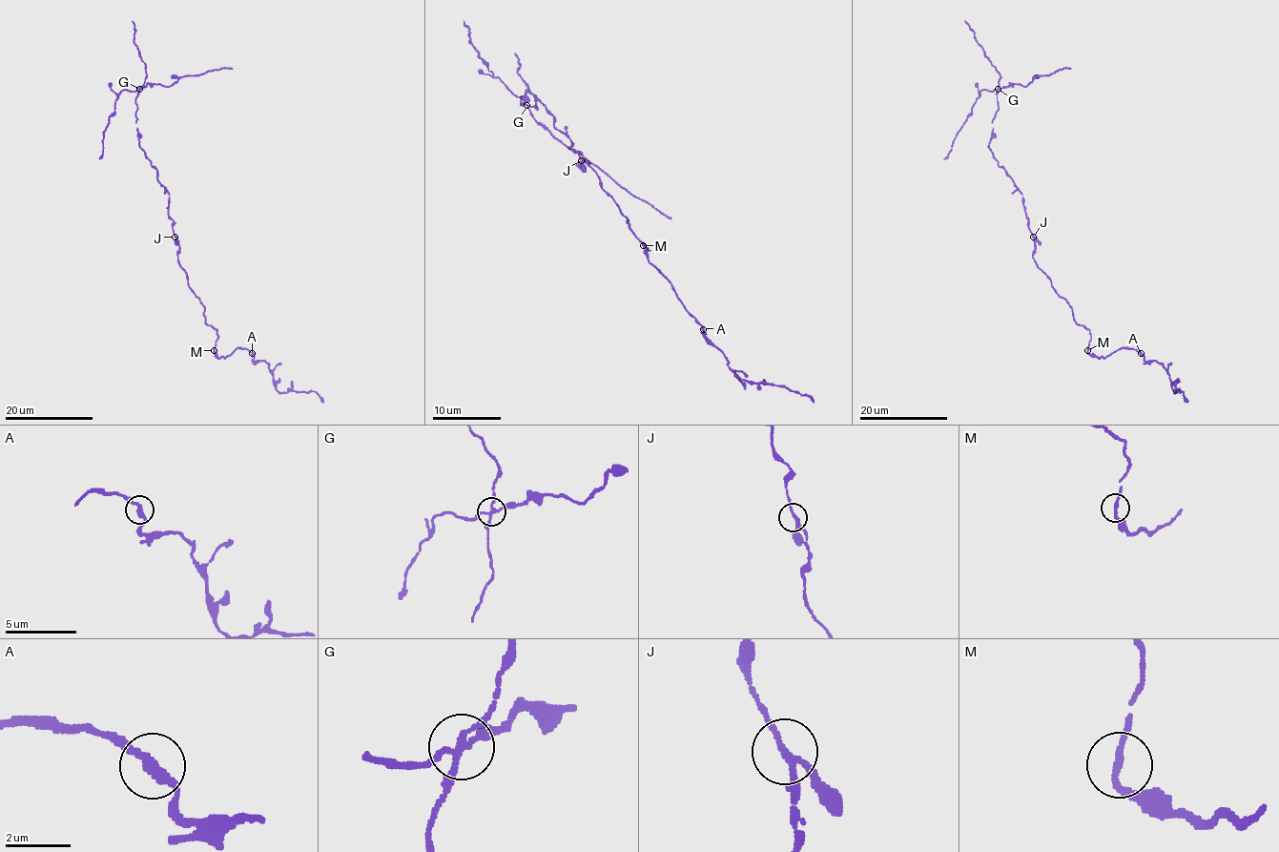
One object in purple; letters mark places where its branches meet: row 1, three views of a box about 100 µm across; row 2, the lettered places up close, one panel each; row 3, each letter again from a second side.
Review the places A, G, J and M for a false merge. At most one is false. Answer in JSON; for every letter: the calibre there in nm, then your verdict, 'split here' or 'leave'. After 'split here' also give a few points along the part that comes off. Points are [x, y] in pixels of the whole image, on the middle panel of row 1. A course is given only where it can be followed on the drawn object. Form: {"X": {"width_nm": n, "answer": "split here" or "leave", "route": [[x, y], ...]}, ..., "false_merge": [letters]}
{"A": {"width_nm": 220, "answer": "leave"}, "G": {"width_nm": 180, "answer": "split here", "route": [[526, 106], [538, 122], [567, 146], [574, 148], [617, 182], [671, 218]]}, "J": {"width_nm": 170, "answer": "leave"}, "M": {"width_nm": 190, "answer": "leave"}, "false_merge": ["G"]}

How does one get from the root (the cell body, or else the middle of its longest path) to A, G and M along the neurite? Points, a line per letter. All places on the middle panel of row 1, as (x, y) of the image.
A: (586, 160), (632, 232), (648, 247), (648, 251), (643, 245), (648, 259), (702, 329)
G: (586, 160), (570, 148), (572, 143), (553, 126), (546, 107), (529, 92), (520, 104), (526, 106)
M: (586, 160), (600, 177), (602, 187), (613, 199), (643, 245)

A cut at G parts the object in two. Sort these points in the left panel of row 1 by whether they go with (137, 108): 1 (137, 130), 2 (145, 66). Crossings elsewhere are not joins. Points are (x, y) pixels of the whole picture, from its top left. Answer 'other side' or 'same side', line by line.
1: same side
2: same side

